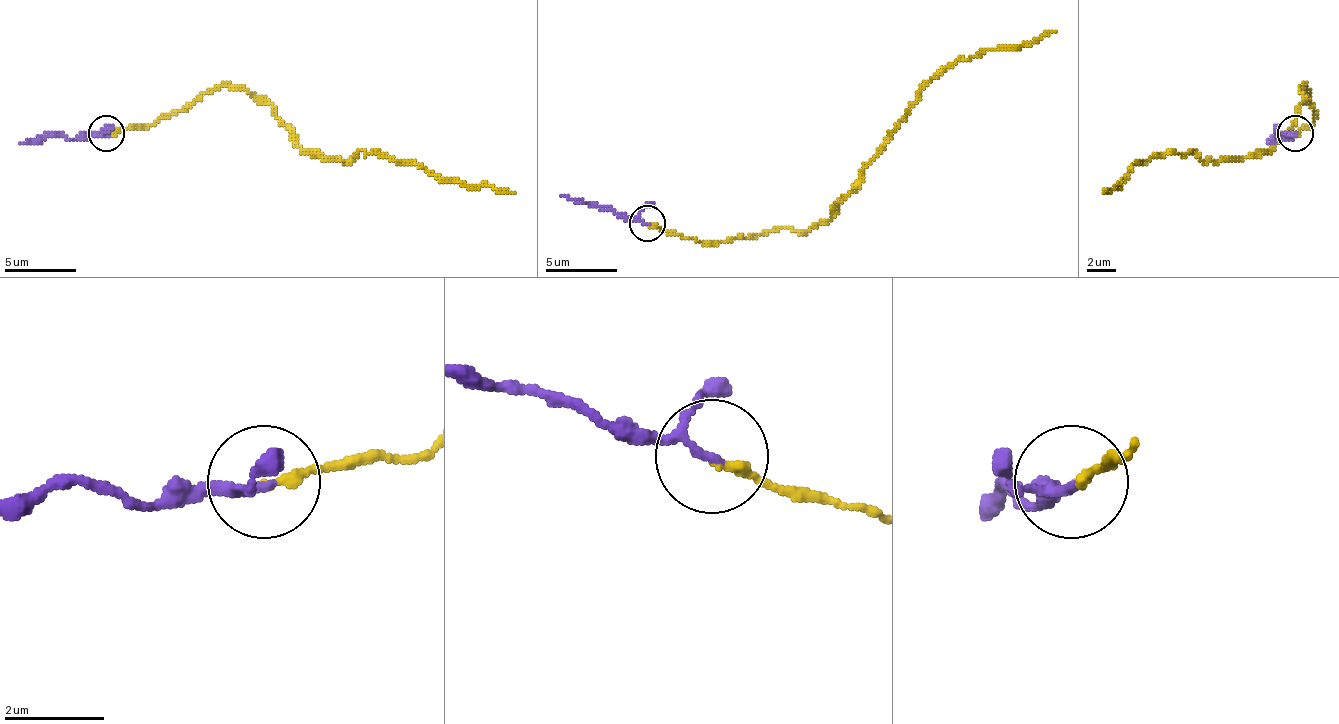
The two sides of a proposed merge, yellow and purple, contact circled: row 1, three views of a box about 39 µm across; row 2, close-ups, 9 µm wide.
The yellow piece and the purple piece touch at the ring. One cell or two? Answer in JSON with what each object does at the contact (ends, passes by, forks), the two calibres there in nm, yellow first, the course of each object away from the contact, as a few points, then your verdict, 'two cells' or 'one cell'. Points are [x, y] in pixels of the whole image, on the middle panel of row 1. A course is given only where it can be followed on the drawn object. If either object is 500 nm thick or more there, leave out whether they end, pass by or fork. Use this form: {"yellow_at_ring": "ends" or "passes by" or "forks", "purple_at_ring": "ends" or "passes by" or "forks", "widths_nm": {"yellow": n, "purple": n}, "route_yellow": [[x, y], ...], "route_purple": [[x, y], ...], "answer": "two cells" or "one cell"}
{"yellow_at_ring": "ends", "purple_at_ring": "passes by", "widths_nm": {"yellow": 160, "purple": 150}, "route_yellow": [[646, 224], [699, 242], [824, 224], [934, 78], [984, 49], [1031, 46], [1055, 32]], "route_purple": [[646, 224], [561, 195]], "answer": "one cell"}

